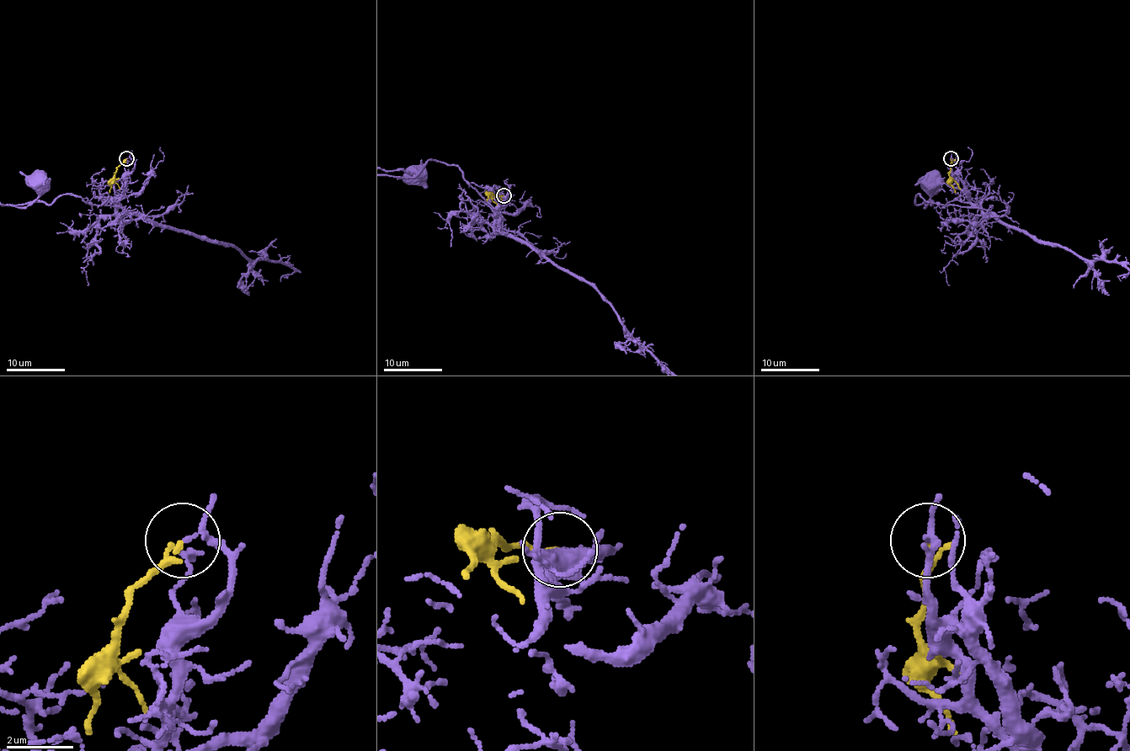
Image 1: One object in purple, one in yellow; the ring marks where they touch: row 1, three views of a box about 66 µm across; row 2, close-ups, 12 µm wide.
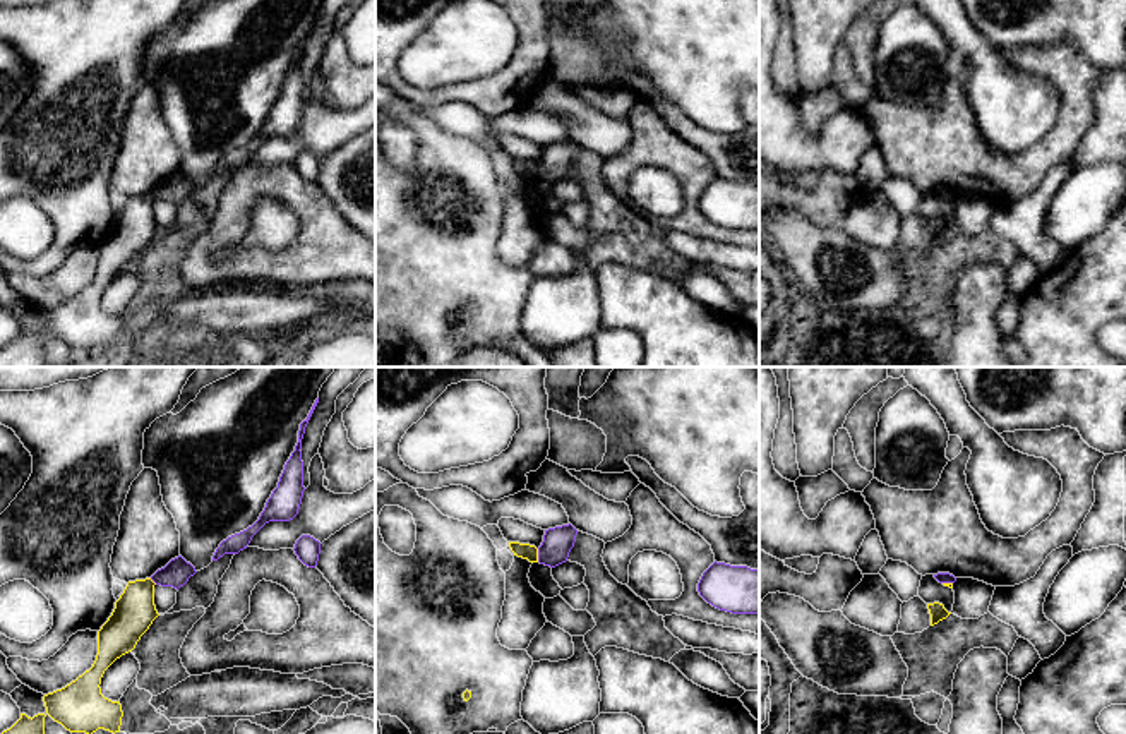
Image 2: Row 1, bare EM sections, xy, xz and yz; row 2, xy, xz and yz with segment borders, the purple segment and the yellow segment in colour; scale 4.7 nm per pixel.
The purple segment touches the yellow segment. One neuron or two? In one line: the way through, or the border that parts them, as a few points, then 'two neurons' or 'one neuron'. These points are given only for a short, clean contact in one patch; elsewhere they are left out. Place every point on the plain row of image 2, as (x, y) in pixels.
border along xz (537, 165), (539, 177); two neurons

